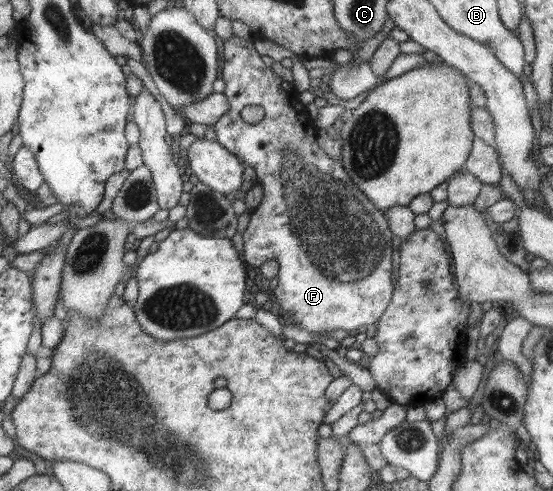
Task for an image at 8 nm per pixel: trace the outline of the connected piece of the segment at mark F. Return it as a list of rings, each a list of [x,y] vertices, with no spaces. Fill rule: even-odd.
[[[233,35],[229,40],[224,42],[221,59],[223,62],[222,80],[225,82],[223,94],[227,97],[229,108],[213,125],[217,135],[217,143],[221,144],[225,149],[230,150],[244,165],[253,168],[256,174],[255,182],[263,188],[262,199],[258,207],[252,210],[250,223],[242,235],[244,242],[243,256],[248,266],[261,267],[262,264],[265,264],[269,260],[275,260],[278,263],[277,276],[279,281],[277,287],[271,292],[271,296],[277,307],[276,310],[278,312],[285,312],[286,316],[291,315],[294,320],[293,324],[297,324],[309,332],[323,334],[335,329],[355,330],[355,328],[359,328],[363,324],[369,325],[377,322],[377,320],[382,318],[382,314],[386,311],[386,308],[390,306],[389,302],[391,302],[391,294],[393,294],[393,280],[391,280],[391,266],[393,266],[393,262],[391,262],[391,254],[393,254],[391,238],[393,238],[393,234],[391,234],[392,229],[390,228],[389,220],[386,219],[385,213],[379,207],[375,210],[374,201],[354,183],[354,180],[351,180],[349,174],[345,174],[345,170],[343,170],[344,166],[341,166],[335,160],[329,160],[329,156],[319,148],[319,144],[317,144],[317,132],[315,132],[315,126],[309,124],[307,110],[297,110],[297,108],[301,108],[299,106],[300,92],[297,92],[290,83],[279,80],[273,74],[273,70],[263,64],[263,60],[261,60],[258,50],[255,50],[253,42],[247,42],[247,40],[237,38],[237,36]],[[251,104],[261,106],[265,112],[264,119],[257,124],[249,124],[243,121],[241,117],[241,110],[245,106],[251,106]]]

